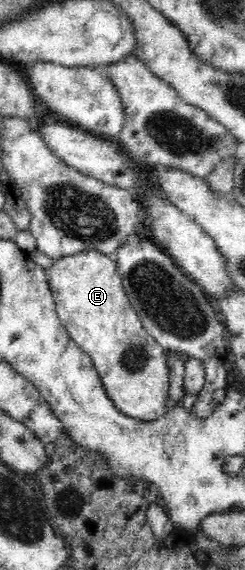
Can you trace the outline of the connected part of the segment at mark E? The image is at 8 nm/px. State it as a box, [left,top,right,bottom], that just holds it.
[47,247,171,421]

